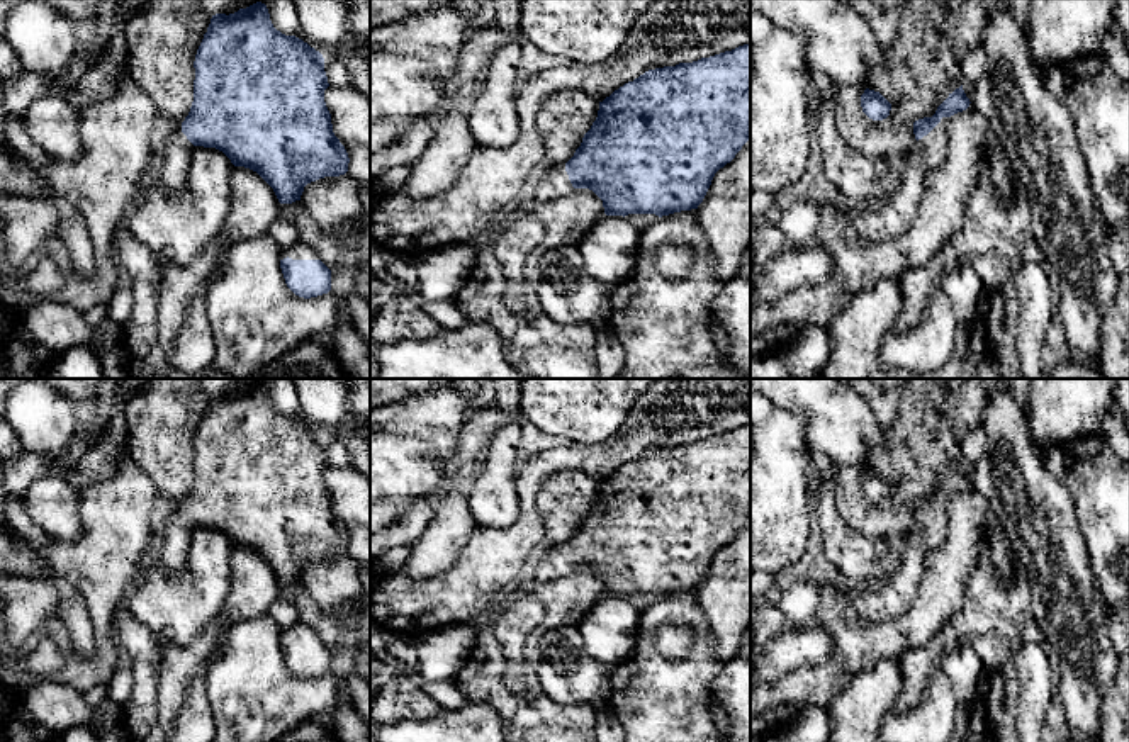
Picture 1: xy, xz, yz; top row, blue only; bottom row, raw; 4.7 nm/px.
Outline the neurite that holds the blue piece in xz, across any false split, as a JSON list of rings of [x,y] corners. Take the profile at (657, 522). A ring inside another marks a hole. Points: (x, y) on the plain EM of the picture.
[[[750,424],[739,426],[732,431],[725,431],[710,438],[701,438],[693,443],[679,443],[676,447],[664,447],[649,450],[633,462],[625,464],[615,470],[609,477],[599,482],[598,497],[591,509],[584,514],[581,526],[564,548],[557,547],[550,550],[535,571],[535,581],[552,582],[569,576],[574,569],[589,569],[601,581],[606,596],[628,596],[628,594],[655,594],[659,598],[681,591],[698,589],[703,582],[715,554],[730,543],[742,526],[750,520]]]

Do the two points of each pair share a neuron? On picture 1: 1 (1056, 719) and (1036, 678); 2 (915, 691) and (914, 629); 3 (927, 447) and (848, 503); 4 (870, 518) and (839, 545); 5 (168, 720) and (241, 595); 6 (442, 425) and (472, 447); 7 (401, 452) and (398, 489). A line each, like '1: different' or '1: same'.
1: different
2: different
3: same
4: different
5: same
6: different
7: same

